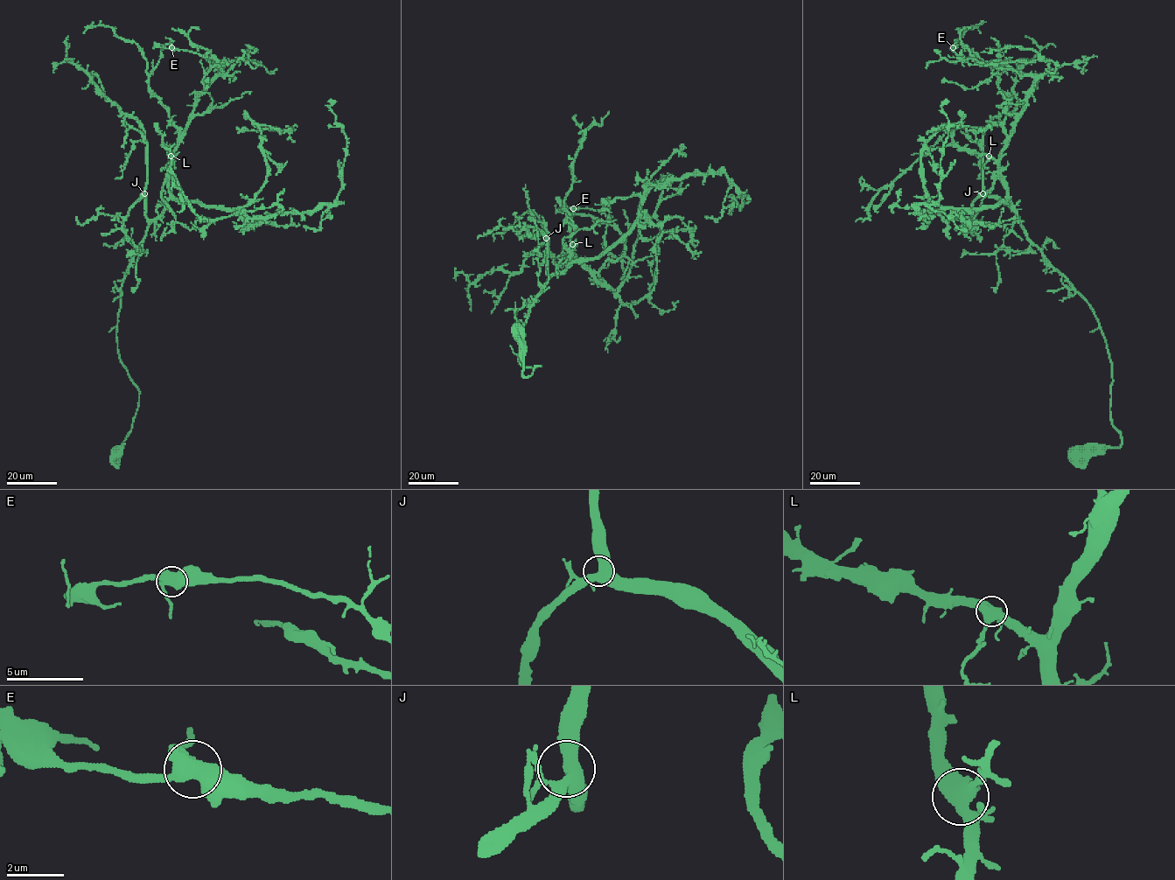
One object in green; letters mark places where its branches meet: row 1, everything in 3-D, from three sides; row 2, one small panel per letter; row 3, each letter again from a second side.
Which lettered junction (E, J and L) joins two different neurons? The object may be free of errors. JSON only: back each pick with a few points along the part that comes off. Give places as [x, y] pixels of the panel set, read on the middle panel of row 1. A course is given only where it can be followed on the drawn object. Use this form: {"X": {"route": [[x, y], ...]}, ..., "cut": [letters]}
{"cut": []}

